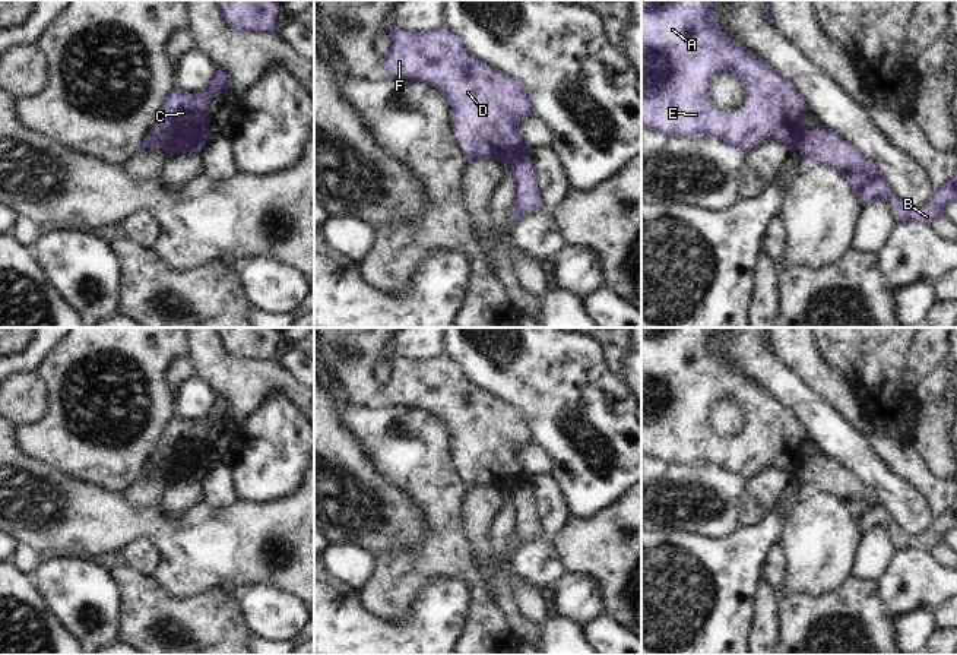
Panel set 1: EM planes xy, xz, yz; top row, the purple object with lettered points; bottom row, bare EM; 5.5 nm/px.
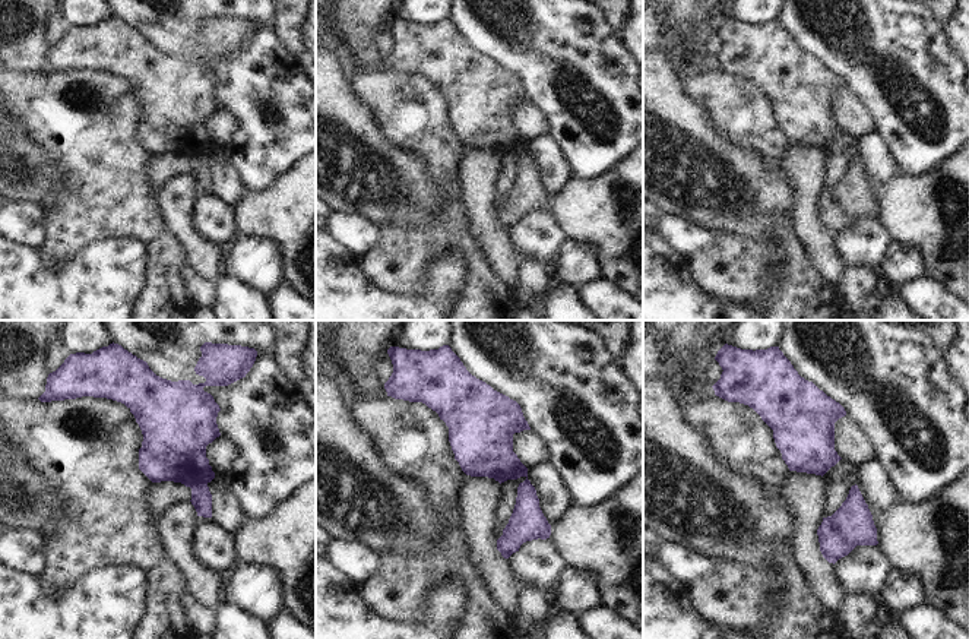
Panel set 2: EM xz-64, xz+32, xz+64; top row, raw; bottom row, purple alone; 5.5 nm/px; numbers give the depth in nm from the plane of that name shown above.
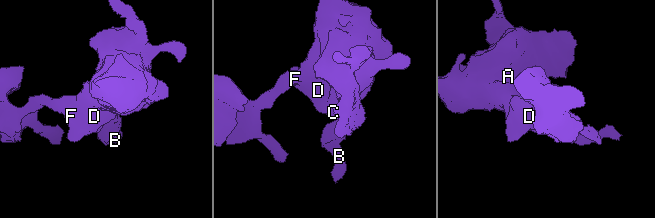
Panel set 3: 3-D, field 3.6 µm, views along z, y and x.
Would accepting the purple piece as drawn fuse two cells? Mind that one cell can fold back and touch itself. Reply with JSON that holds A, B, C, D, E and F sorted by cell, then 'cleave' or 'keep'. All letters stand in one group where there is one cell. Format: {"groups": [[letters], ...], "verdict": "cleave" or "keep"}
{"groups": [["A", "C", "D", "E", "F"], ["B"]], "verdict": "cleave"}

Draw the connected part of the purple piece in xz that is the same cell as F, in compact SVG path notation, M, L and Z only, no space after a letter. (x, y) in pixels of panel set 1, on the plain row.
M446 351L418 360L413 357L390 357L392 373L380 392L393 406L413 406L441 417L453 442L453 462L468 485L488 485L504 494L530 485L532 475L519 461L523 446L532 443L532 431L525 412L472 383L460 366Z

